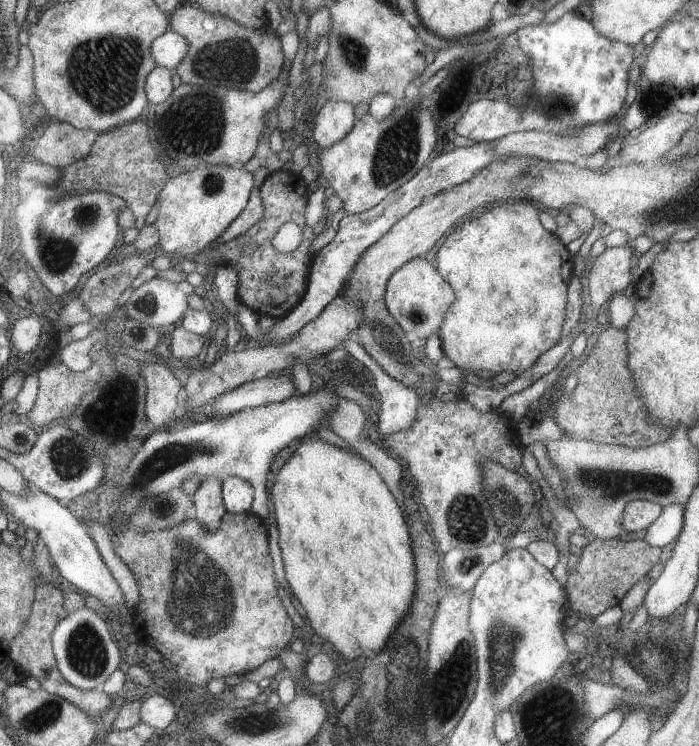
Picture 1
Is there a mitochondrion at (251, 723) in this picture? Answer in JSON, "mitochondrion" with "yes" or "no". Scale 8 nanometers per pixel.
{"mitochondrion":"yes"}

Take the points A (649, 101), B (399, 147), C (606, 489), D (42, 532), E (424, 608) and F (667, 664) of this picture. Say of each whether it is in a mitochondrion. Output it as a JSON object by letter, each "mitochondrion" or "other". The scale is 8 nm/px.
{"A":"other","B":"mitochondrion","C":"mitochondrion","D":"other","E":"other","F":"mitochondrion"}

